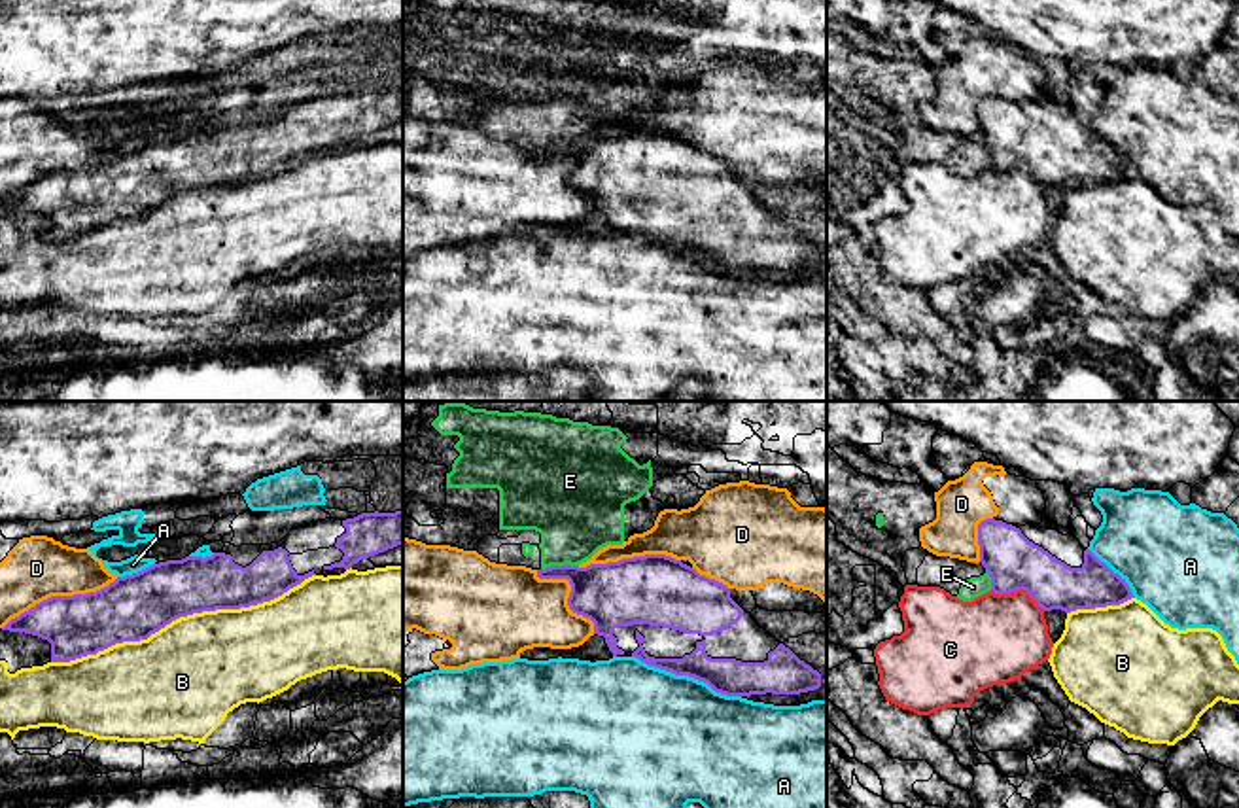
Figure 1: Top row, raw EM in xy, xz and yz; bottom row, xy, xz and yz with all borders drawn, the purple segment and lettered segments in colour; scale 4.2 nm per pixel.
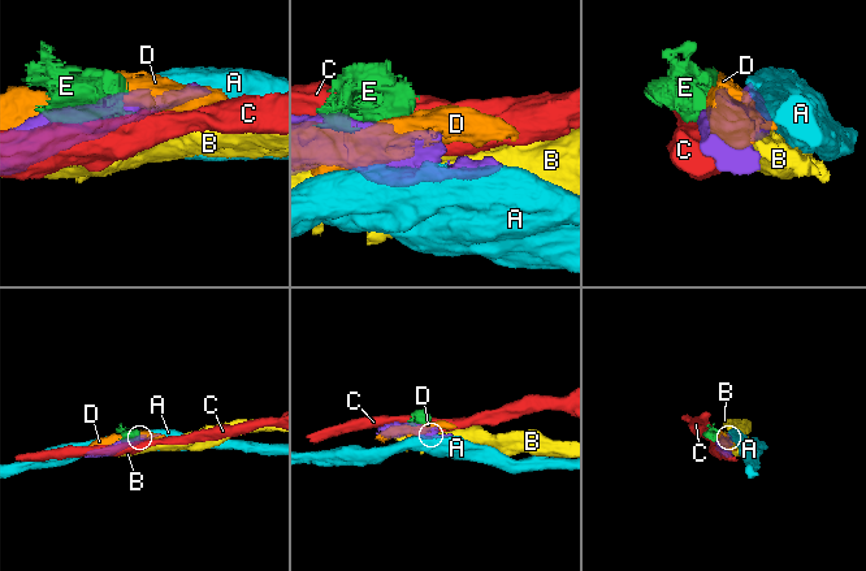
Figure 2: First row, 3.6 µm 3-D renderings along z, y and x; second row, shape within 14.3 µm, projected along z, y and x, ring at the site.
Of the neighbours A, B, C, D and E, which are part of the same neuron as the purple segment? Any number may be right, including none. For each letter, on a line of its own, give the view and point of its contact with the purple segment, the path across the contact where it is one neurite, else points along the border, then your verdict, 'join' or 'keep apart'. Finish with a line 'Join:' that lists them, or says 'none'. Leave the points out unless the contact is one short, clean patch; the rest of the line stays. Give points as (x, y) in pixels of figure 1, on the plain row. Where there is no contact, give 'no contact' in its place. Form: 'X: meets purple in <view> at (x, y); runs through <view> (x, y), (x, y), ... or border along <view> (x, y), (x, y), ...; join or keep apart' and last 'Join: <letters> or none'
A: meets purple in xz at (687, 250); keep apart
B: meets purple in xy at (182, 192); keep apart
C: meets purple in yz at (1020, 165); keep apart
D: meets purple in xy at (59, 173); keep apart
E: meets purple in xz at (558, 142); keep apart
Join: none

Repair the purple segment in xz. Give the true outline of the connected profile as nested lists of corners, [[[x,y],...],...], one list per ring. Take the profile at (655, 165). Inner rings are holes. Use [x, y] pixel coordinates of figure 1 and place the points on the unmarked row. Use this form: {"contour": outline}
{"contour": [[[645,131],[586,144],[550,142],[537,146],[537,153],[569,157],[569,185],[594,199],[594,210],[605,214],[613,233],[636,233],[649,242],[704,257],[726,272],[800,271],[821,263],[821,250],[760,204],[730,174],[726,161],[672,132]]]}

